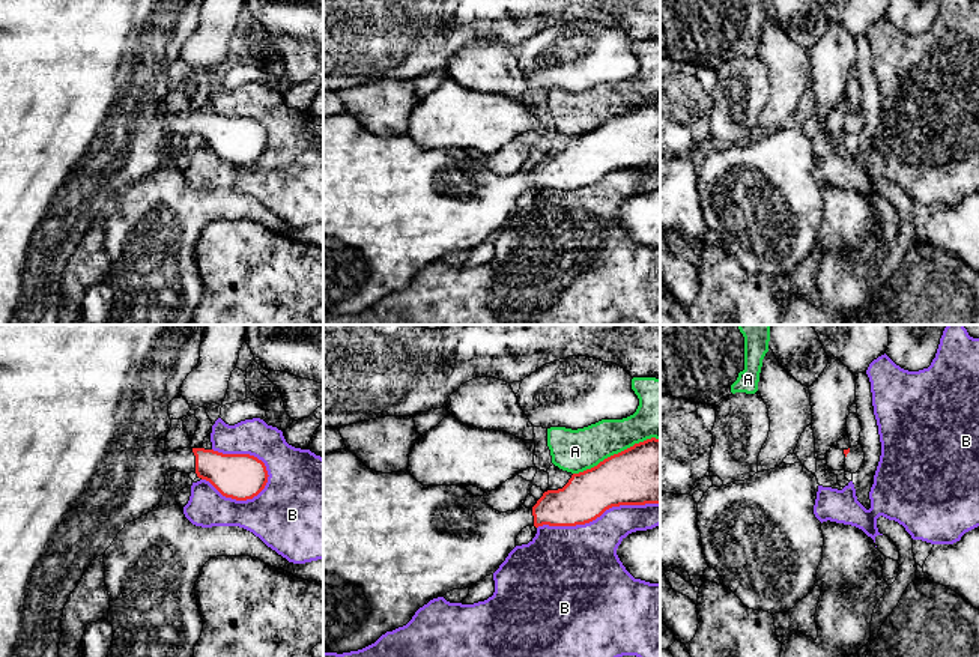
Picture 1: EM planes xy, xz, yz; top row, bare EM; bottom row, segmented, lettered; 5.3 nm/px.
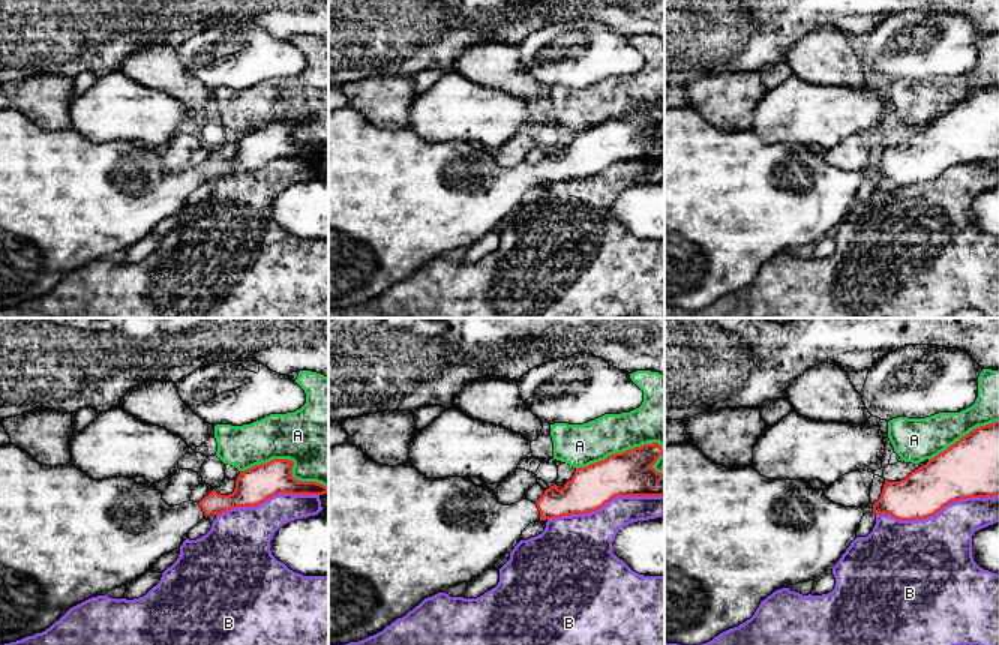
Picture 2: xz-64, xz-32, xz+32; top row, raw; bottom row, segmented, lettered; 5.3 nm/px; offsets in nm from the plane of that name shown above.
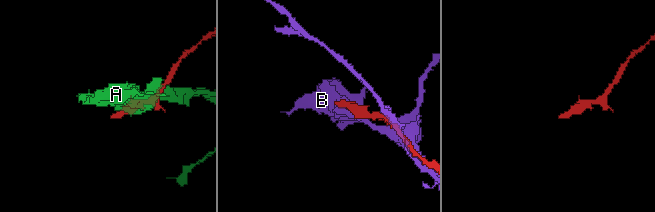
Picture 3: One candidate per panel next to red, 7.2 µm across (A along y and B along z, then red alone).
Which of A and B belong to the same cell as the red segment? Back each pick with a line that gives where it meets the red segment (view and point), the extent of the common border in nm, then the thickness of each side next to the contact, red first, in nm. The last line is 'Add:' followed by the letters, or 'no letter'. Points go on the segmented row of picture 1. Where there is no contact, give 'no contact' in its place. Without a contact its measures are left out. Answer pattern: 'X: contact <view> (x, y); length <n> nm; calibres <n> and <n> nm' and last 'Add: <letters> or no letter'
Add: no letter

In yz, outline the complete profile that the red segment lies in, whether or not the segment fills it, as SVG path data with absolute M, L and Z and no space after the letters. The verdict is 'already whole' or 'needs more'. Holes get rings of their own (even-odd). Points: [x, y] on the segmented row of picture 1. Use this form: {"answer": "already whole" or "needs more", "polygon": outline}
{"answer": "needs more", "polygon": "M859 444L857 447L844 450L844 454L845 454L845 465L844 465L845 472L856 474L865 463L865 453L862 445Z"}

